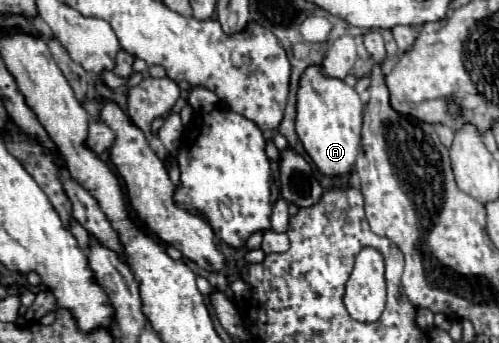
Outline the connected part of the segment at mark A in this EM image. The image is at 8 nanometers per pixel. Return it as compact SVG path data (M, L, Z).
M312 65L302 75L296 109L298 137L318 171L326 177L348 175L356 165L362 143L362 103L358 93L344 81L326 77L320 67Z

